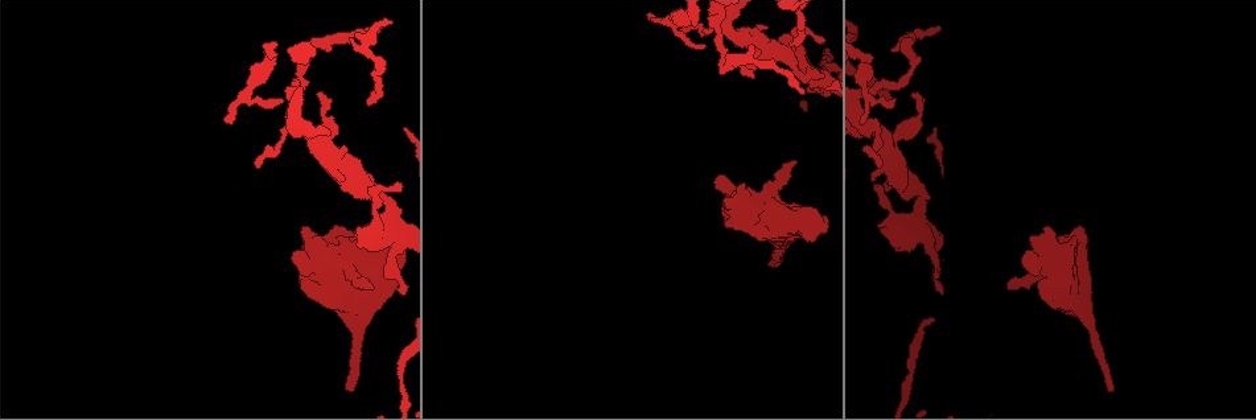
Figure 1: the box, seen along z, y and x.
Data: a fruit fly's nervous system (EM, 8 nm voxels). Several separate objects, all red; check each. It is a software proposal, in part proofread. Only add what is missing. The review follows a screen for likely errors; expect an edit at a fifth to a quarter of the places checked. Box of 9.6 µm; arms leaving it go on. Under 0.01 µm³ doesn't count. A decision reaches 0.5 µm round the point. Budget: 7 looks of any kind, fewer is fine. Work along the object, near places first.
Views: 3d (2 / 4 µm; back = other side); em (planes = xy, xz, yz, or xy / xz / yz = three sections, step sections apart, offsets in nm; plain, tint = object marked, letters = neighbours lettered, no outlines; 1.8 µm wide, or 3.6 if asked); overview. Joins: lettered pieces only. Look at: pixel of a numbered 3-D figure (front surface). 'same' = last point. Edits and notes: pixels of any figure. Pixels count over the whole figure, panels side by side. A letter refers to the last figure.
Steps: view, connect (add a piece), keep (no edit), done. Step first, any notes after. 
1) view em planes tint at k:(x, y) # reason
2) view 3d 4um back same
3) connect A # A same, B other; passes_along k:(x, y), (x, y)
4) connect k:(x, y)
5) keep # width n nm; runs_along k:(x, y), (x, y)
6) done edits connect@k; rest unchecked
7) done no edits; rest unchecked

view 3d 4um at 1:(367, 103) # tapers out

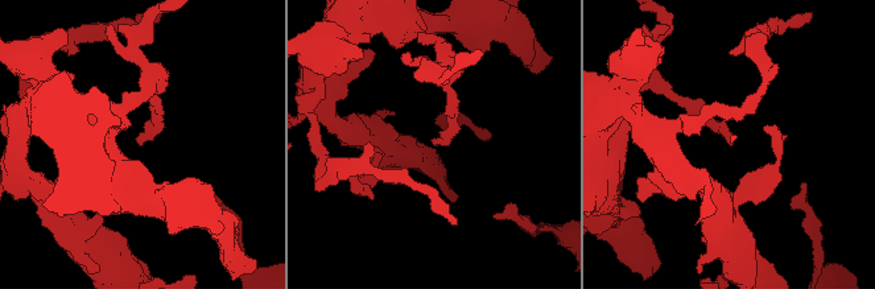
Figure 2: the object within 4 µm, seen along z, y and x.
view em xz step 8 letters at 2:(433, 143) # shape alone is not enough

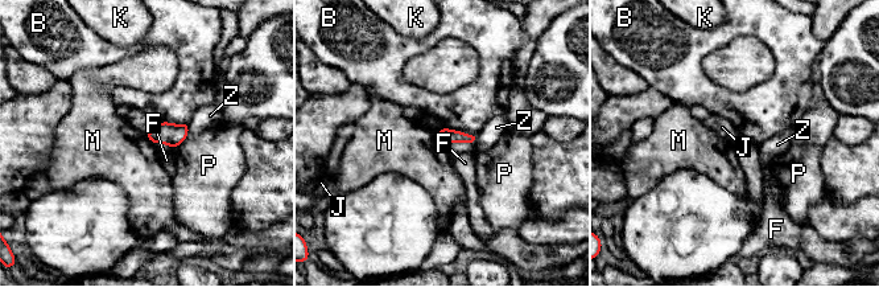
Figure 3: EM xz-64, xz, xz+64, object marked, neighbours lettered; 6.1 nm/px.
view em planes letters same # cut it another way

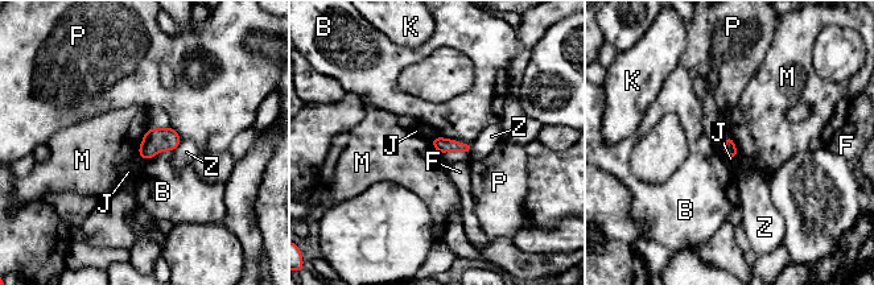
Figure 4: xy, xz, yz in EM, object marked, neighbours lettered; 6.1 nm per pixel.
keep # width 80 nm; B other, F other, J other, K other, M other, P other, Z other; border 4:(139, 153), (143, 158); none of them fits

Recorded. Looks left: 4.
view em planes letters at 1:(706, 47) # thin end

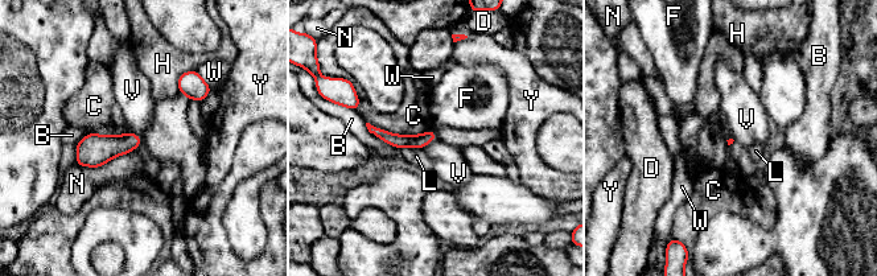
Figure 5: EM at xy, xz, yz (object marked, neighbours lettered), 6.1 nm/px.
keep # longest_contact C 400 nm; B other, C other, D other, F other, H other, L other, N other, V other, W other, Y other; runs_along 5:(373, 130), (395, 140), (431, 136); no lettered piece goes on from it

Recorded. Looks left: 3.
view em yz step 4 letters at 1:(938, 27) # an open end

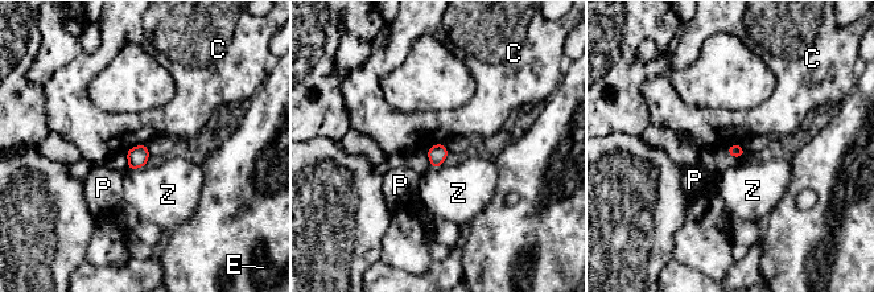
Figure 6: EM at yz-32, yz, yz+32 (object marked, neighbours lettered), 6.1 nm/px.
view em planes letters same # another direction

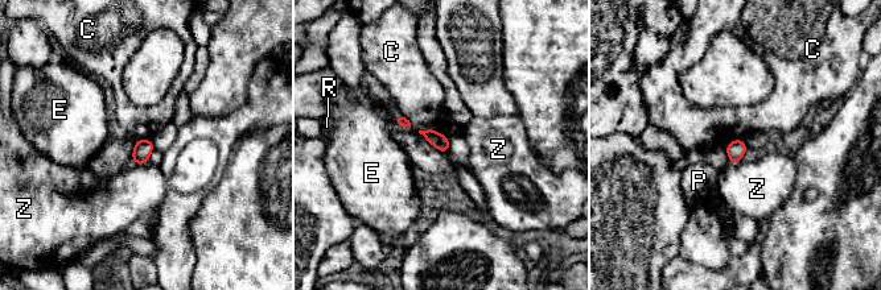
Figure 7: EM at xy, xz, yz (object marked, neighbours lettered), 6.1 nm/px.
keep # longest_contact C 170 nm; C other, E other, P other, R other, Z other; border 7:(418, 131), (432, 128), (444, 136); no lettered piece goes on from it

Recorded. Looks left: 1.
done no edits; rest unchecked

